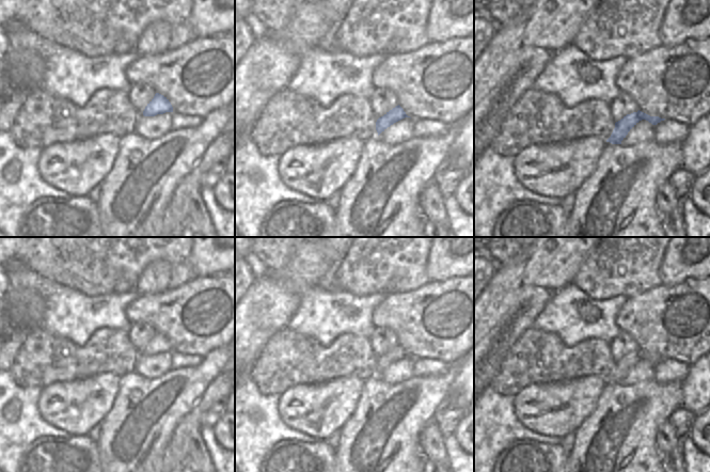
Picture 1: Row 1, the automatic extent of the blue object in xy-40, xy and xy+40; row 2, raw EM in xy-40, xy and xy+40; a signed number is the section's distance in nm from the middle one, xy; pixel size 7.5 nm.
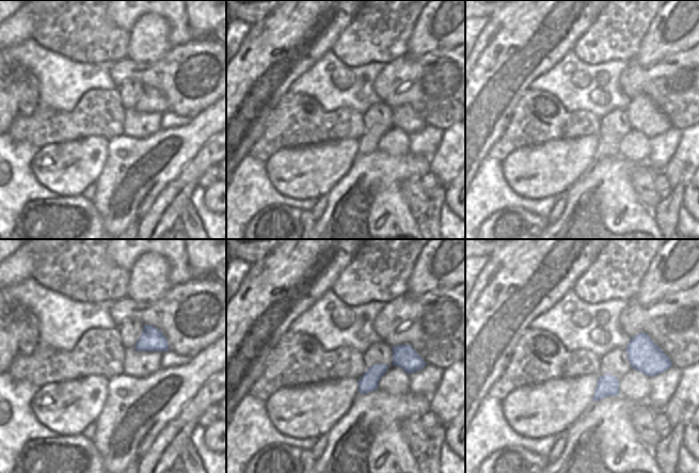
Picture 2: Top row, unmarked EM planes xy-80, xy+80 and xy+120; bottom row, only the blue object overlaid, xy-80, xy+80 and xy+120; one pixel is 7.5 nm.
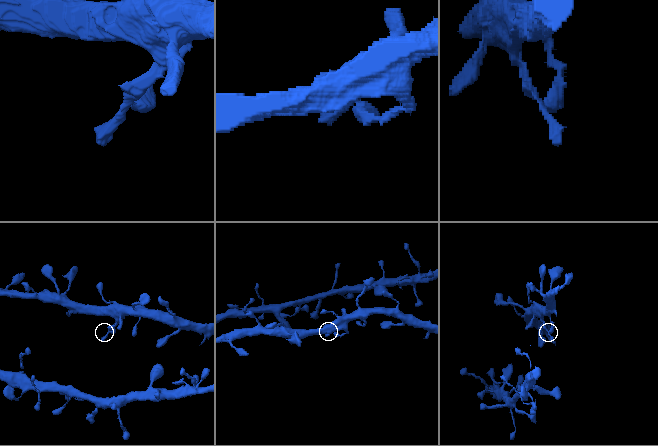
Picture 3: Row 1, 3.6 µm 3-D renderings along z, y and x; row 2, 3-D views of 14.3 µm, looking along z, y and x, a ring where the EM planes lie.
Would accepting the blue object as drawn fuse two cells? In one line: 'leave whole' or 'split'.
leave whole

